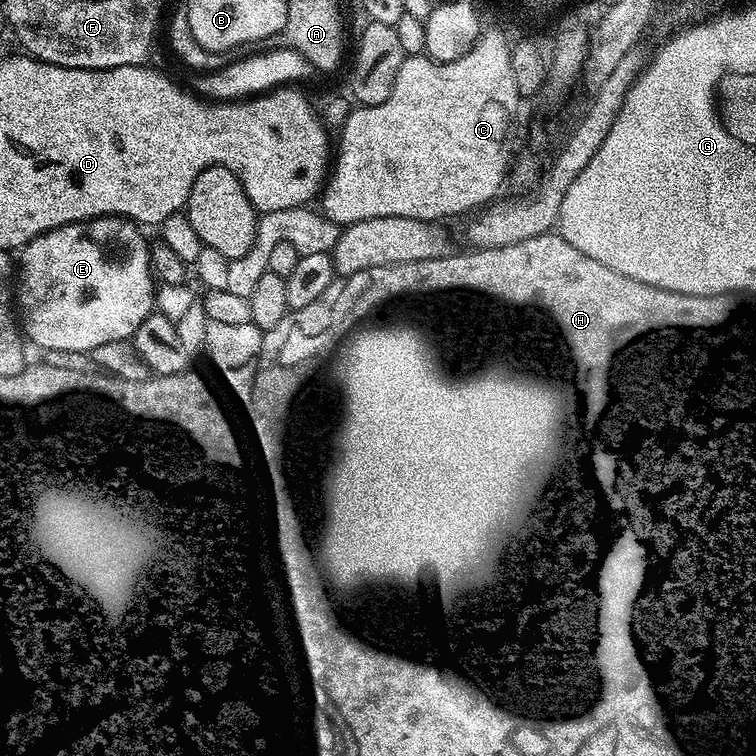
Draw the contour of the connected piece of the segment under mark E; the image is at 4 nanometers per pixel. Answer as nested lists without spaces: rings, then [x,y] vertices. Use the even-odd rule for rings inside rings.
[[[96,216],[92,220],[83,220],[77,224],[58,226],[38,238],[34,238],[29,244],[24,245],[18,256],[18,316],[22,321],[22,332],[29,341],[33,340],[40,350],[72,350],[89,353],[94,346],[103,343],[127,341],[135,337],[138,326],[147,316],[154,312],[154,273],[152,270],[152,253],[149,241],[144,241],[136,221],[125,220],[123,216]]]

